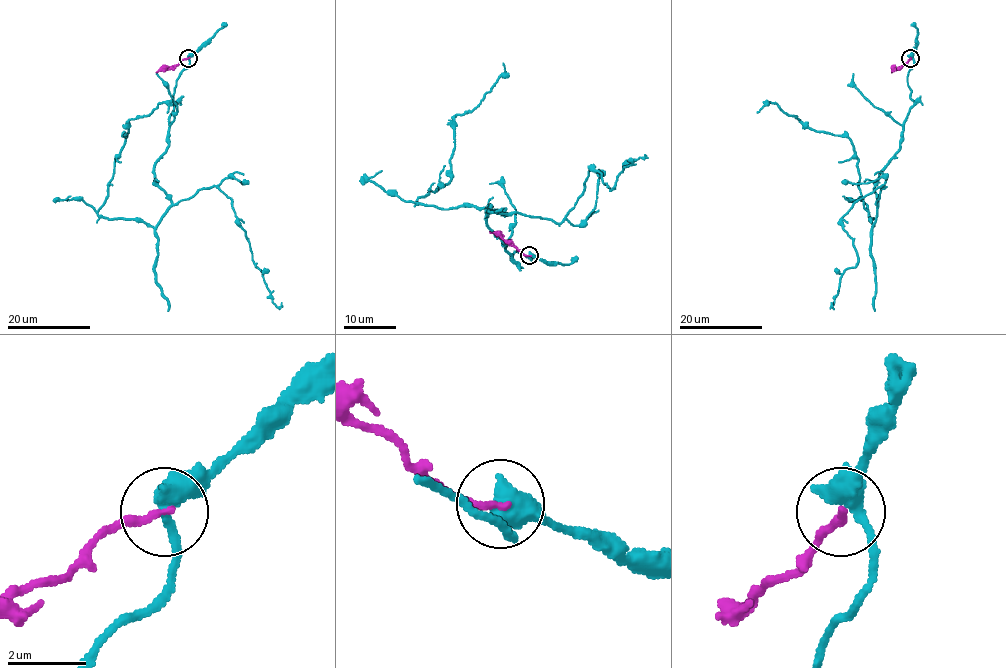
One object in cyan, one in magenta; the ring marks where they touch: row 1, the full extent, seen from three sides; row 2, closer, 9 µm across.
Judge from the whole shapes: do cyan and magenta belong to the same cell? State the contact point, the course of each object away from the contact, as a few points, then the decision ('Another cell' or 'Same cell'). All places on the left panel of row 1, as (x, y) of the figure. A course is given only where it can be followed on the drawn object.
Place: (188, 58). Course of cyan: (188, 57), (169, 147), (153, 170), (172, 206), (154, 228), (101, 217), (128, 121), (158, 103), (167, 113). Course of magenta: (188, 58), (156, 72). Another cell

